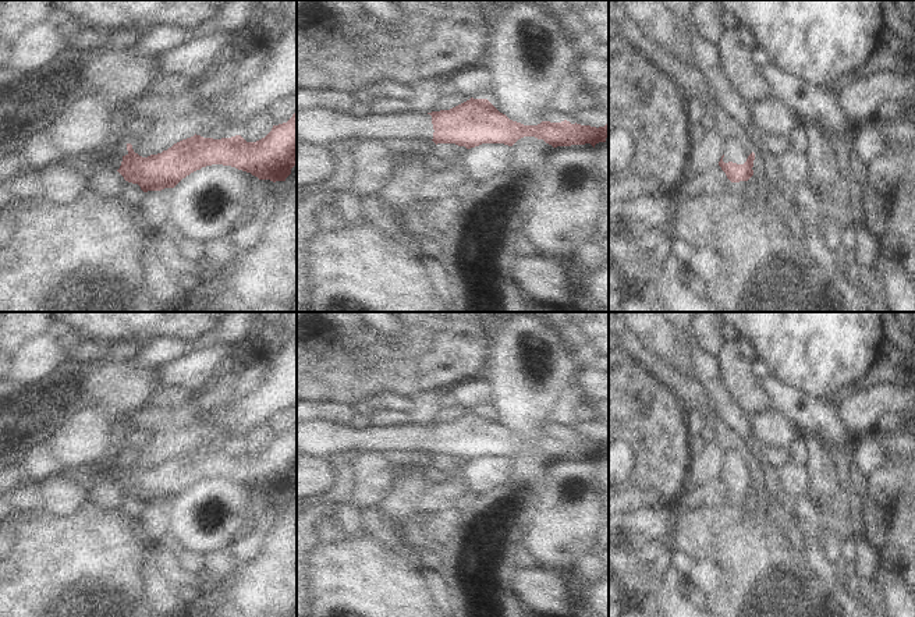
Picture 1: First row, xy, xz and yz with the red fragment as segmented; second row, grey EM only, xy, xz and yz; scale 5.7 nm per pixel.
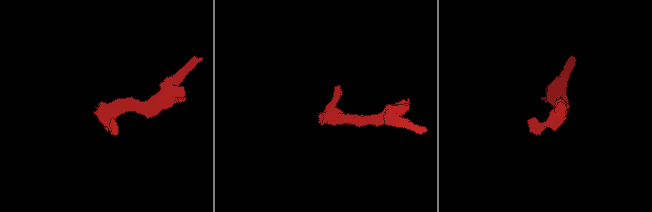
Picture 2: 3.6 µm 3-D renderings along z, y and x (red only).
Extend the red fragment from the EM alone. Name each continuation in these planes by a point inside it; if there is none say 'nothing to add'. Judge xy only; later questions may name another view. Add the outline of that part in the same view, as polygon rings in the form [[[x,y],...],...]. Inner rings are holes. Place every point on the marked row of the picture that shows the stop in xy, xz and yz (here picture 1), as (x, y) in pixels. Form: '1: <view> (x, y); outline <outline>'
1: xy (117, 151); outline [[[106,143],[100,150],[92,153],[91,157],[99,163],[109,163],[113,170],[118,170],[125,155],[128,155],[127,143]]]

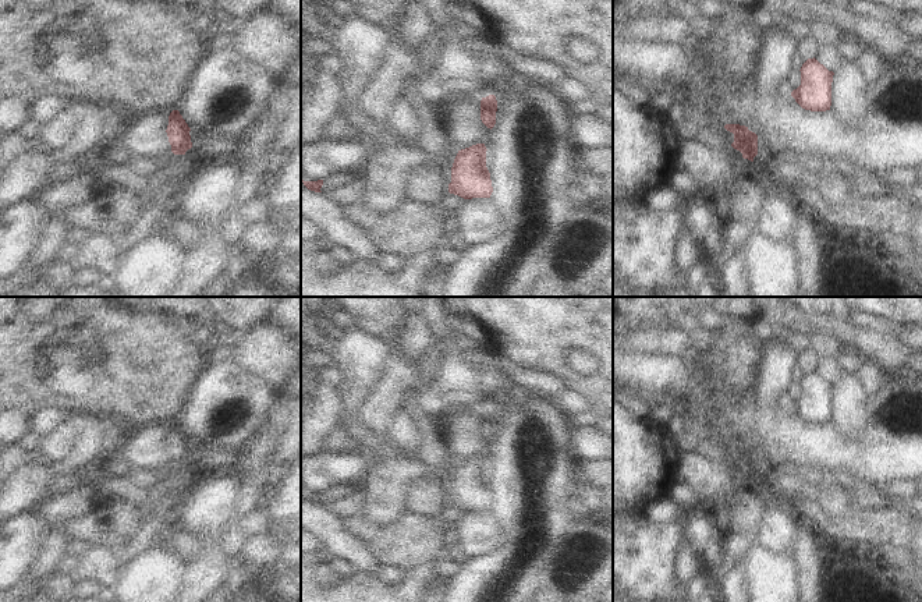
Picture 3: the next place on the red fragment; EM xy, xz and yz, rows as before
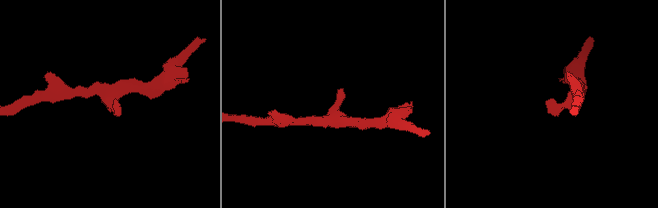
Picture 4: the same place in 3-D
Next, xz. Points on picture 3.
nothing to add

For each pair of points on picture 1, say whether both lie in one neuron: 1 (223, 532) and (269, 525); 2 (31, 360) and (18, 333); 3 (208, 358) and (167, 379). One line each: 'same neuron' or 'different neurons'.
1: different neurons
2: different neurons
3: same neuron

